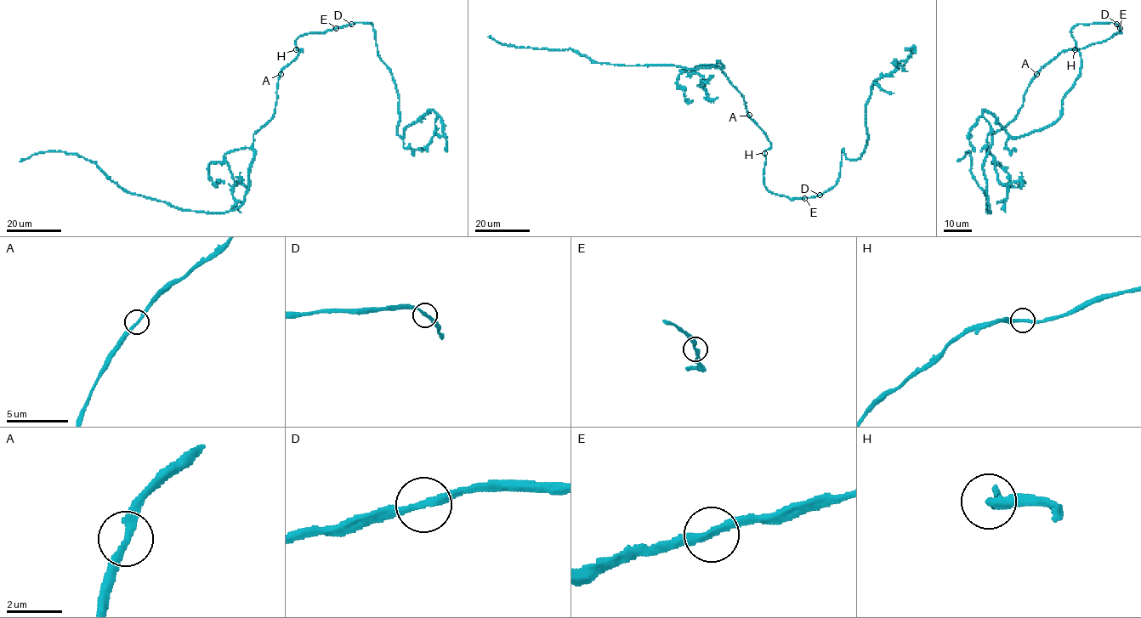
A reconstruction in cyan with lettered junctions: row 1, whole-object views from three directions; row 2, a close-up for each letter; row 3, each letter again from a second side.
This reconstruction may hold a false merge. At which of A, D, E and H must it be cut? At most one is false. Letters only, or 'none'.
none

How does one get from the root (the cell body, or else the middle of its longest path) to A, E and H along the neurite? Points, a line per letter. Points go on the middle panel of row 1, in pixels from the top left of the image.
A: (765, 134), (749, 116)
E: (765, 134), (771, 144), (764, 152), (763, 179), (766, 188), (790, 199), (804, 198)
H: (765, 134), (771, 146), (764, 153)

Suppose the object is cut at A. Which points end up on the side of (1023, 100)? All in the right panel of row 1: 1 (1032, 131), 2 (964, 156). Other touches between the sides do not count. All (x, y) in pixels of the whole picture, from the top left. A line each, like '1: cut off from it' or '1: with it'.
1: cut off from it
2: with it

